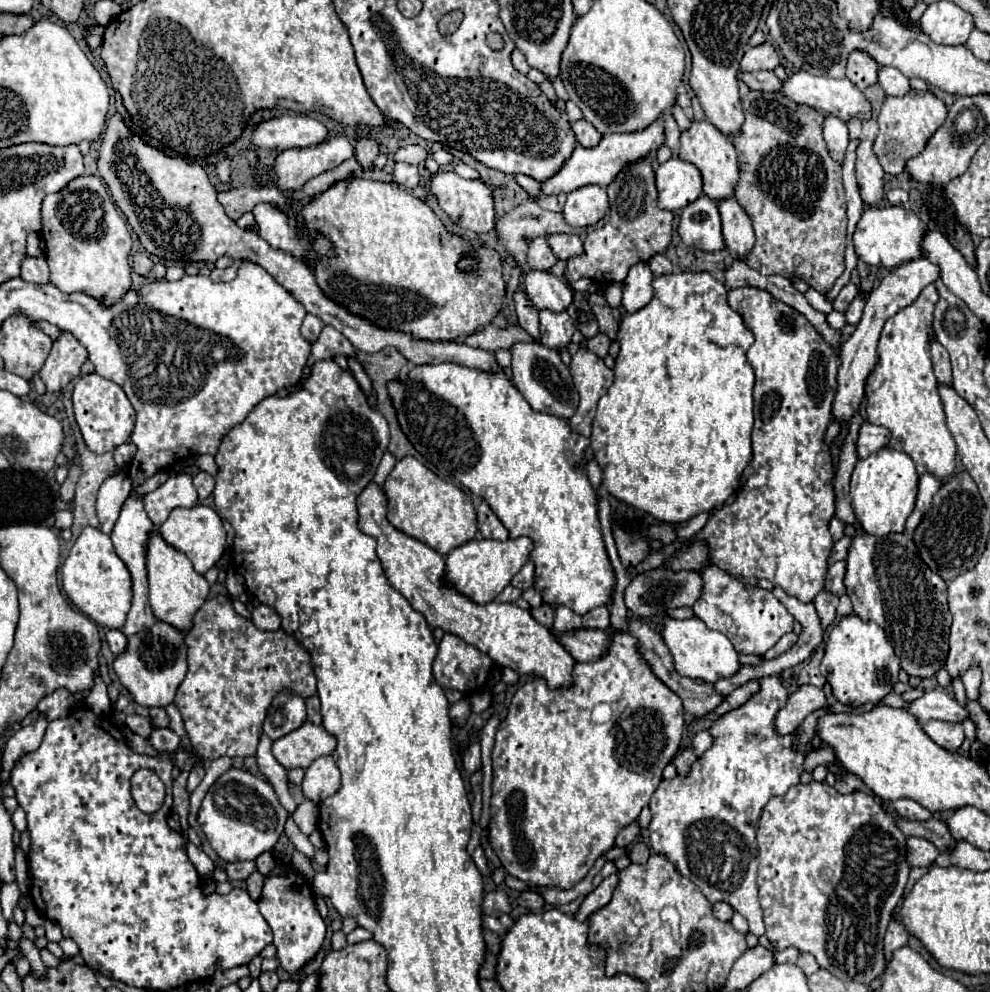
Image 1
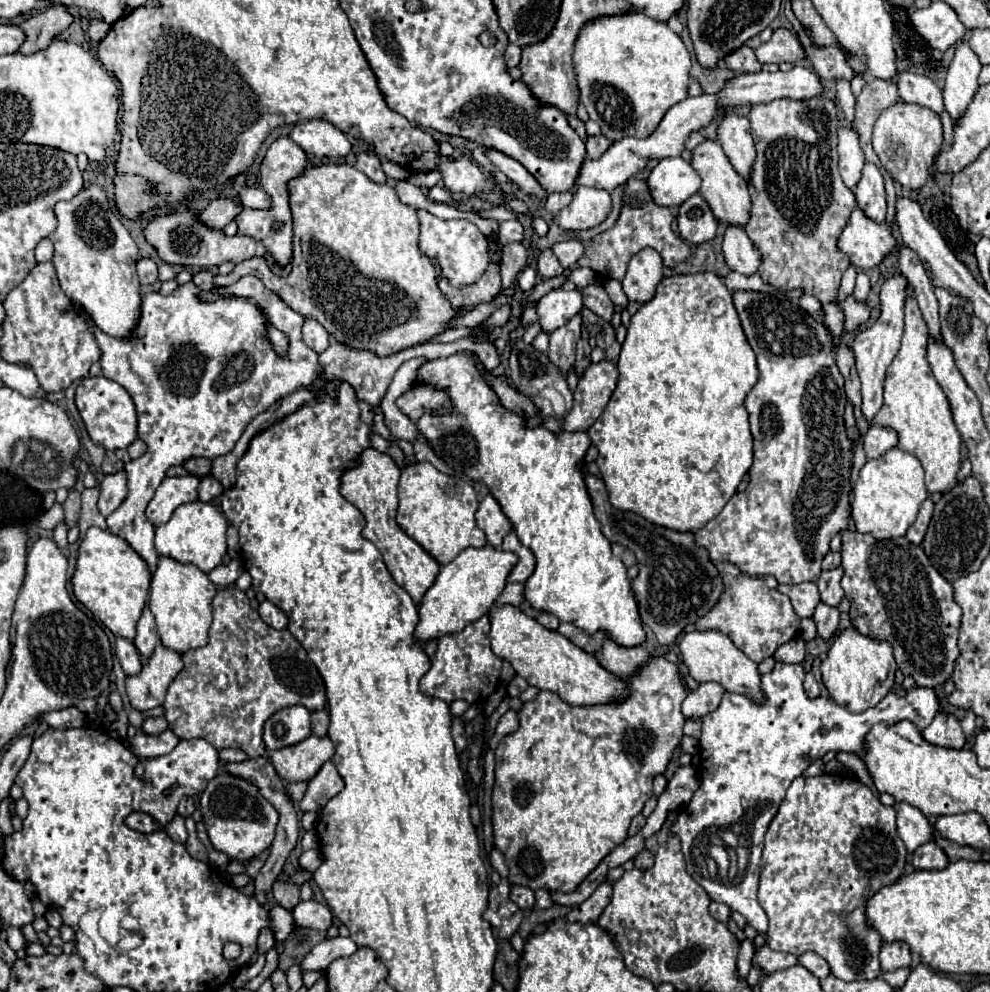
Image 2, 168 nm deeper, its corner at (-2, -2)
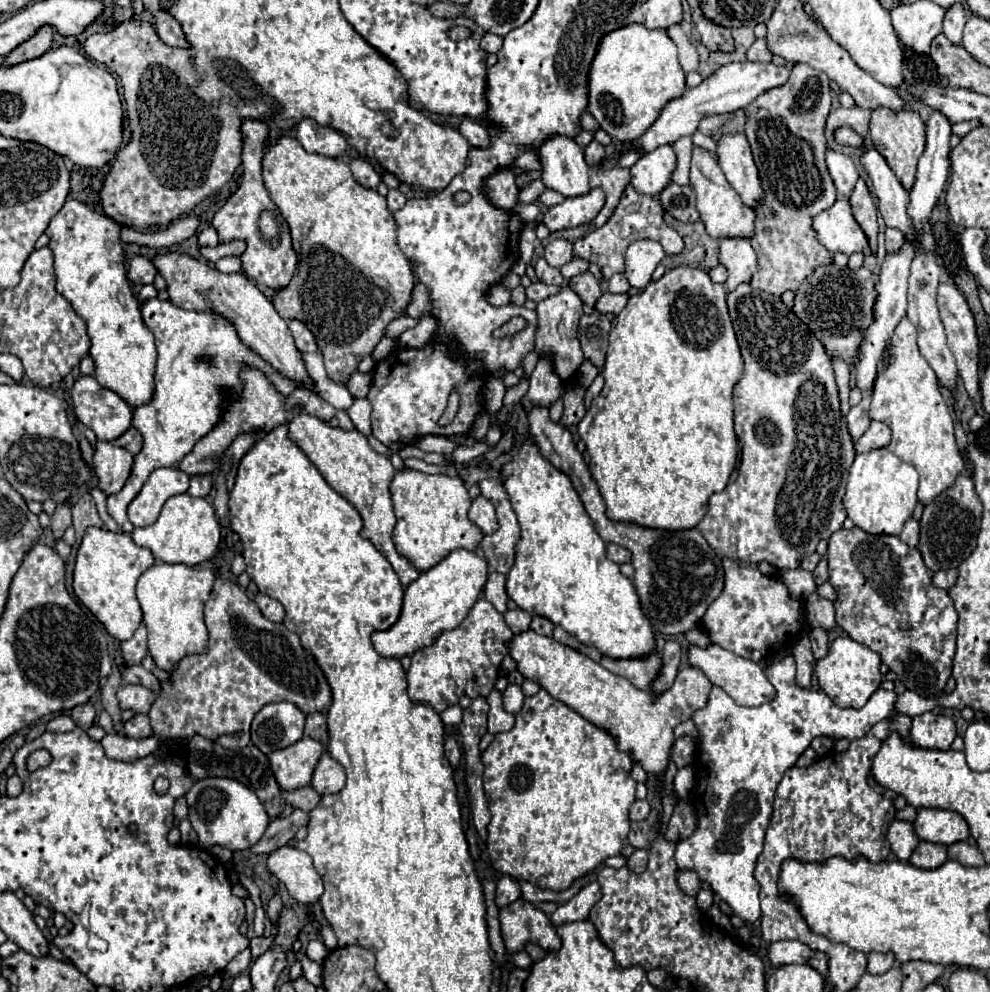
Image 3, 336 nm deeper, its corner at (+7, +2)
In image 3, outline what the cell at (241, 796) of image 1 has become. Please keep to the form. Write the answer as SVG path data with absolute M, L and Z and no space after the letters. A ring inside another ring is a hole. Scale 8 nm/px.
M231 778L197 780L185 794L185 798L189 804L189 822L195 828L199 844L205 850L209 850L215 844L225 846L229 850L247 850L257 844L257 840L265 834L271 822L257 794Z

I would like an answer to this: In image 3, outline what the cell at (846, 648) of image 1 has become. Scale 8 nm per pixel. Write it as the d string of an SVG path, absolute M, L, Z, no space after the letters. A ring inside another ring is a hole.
M837 638L829 646L829 654L817 662L815 674L819 680L821 690L837 704L843 708L861 708L865 702L871 698L871 694L879 688L881 684L881 658L877 652L871 648L851 640L851 638Z

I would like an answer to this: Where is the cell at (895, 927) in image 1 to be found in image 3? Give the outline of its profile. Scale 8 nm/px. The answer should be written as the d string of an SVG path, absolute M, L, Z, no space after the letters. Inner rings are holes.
M869 952L867 954L867 972L869 974L885 974L889 968L895 966L893 954L881 954L881 952Z

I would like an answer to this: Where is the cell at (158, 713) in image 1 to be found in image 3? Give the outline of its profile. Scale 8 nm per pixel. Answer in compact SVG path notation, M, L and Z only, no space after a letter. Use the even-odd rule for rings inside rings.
M143 714L133 716L131 720L125 722L125 726L123 726L123 734L129 736L129 738L147 738L147 736L151 736L149 718L143 716Z

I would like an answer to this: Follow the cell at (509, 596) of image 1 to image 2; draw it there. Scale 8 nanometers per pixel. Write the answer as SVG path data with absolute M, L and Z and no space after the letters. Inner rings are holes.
M508 582L504 592L500 594L500 598L496 600L496 606L502 606L502 604L512 604L512 606L518 606L522 600L524 600L524 594L522 594L524 586L522 584L514 584L514 582Z

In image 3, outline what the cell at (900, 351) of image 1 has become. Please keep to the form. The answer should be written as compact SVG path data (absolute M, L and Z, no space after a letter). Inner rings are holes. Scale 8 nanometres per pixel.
M903 318L891 336L891 354L887 366L875 380L869 418L885 422L893 430L889 450L901 460L913 464L919 472L917 498L923 504L933 502L943 490L955 484L957 474L963 472L965 462L959 454L951 412L939 392L937 376L927 360L919 354L917 332L909 318Z

